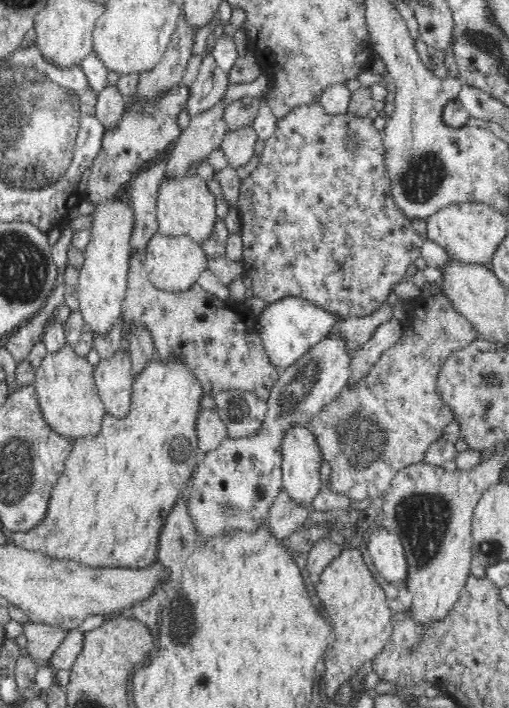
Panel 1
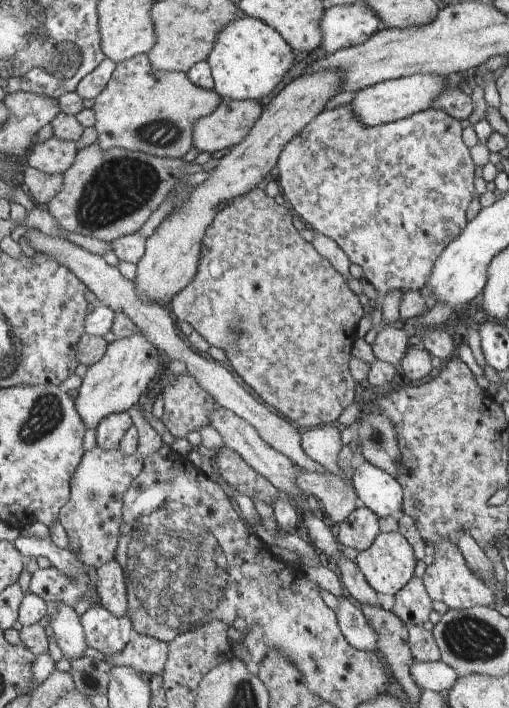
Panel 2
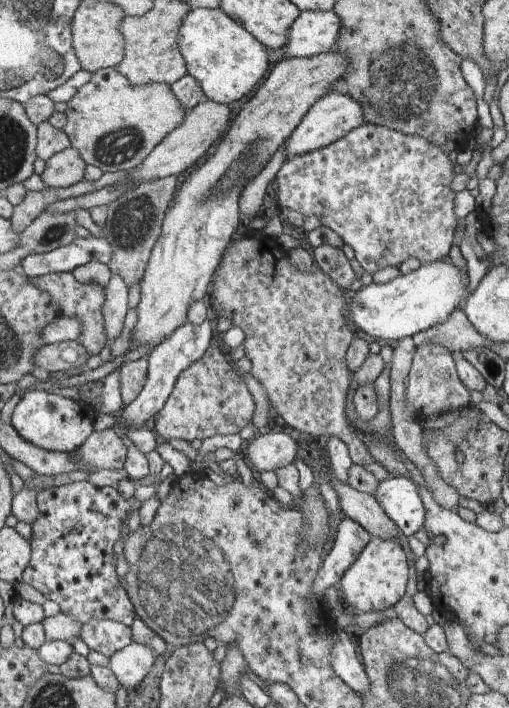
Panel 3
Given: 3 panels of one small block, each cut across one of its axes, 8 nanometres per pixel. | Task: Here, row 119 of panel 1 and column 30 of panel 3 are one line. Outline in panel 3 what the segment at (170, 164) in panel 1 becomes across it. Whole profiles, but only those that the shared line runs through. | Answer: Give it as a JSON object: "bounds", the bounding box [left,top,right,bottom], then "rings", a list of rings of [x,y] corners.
{"bounds":[10,179,90,234],"rings":[[[83,179],[67,188],[55,189],[54,187],[49,187],[48,189],[43,188],[43,190],[40,191],[26,190],[27,194],[25,194],[23,200],[12,207],[10,216],[11,227],[14,228],[15,234],[19,234],[22,230],[25,230],[25,227],[29,226],[49,204],[57,202],[58,200],[62,201],[67,198],[81,196],[89,192],[90,189],[90,182]]]}

